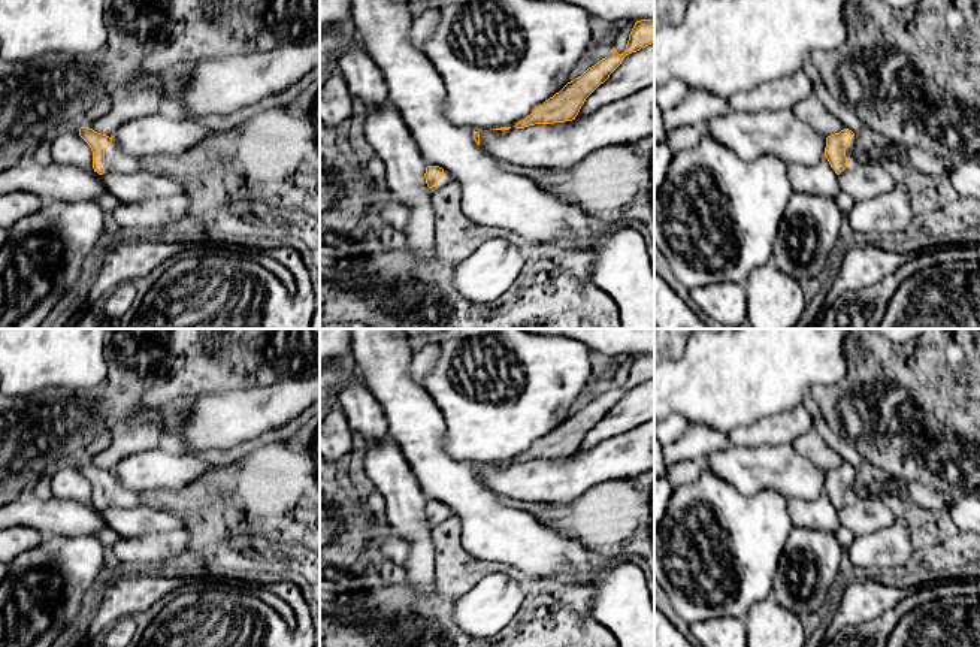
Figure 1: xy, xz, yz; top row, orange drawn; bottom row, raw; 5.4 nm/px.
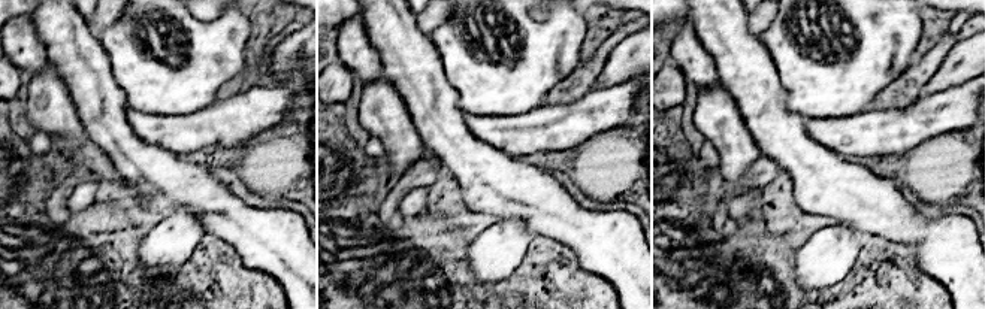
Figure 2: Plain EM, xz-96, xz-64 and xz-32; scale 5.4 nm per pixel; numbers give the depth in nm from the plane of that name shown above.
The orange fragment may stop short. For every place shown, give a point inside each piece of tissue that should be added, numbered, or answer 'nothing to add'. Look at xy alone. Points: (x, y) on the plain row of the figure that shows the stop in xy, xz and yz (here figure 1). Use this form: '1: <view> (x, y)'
1: xy (115, 495)

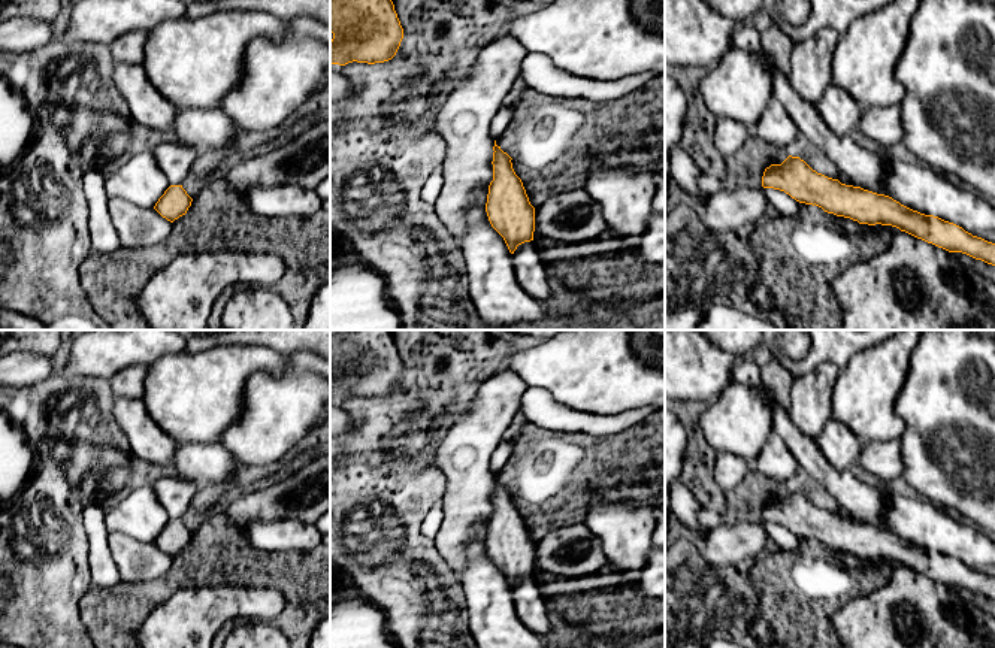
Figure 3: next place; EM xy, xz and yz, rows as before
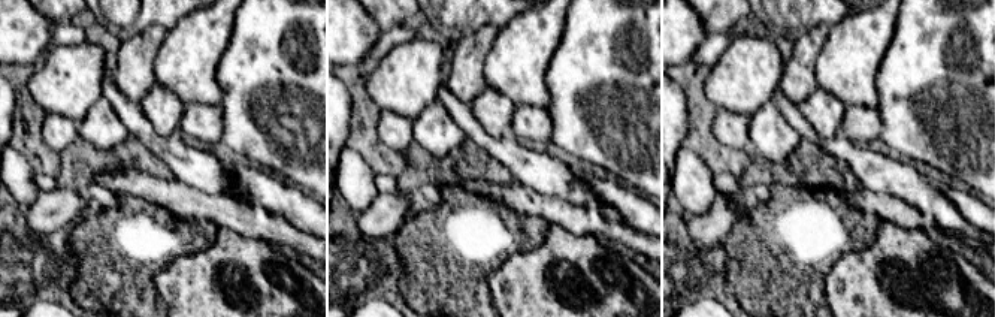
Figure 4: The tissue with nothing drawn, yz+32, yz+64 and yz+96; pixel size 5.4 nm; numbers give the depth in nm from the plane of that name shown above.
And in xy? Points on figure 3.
nothing to add

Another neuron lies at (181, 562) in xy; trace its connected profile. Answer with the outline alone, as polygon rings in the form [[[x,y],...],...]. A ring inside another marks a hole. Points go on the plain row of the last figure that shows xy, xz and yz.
[[[218,512],[208,518],[187,548],[172,557],[169,572],[146,582],[118,582],[112,587],[91,585],[79,602],[79,617],[94,648],[139,648],[134,632],[148,614],[173,593],[193,585],[275,587],[285,594],[285,608],[275,626],[288,638],[309,642],[324,617],[330,615],[330,545],[320,543],[311,551],[258,552],[230,520]]]

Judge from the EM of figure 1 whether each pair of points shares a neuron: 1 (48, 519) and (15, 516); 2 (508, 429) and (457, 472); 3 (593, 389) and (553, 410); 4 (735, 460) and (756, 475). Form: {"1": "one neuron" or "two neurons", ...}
{"1": "one neuron", "2": "two neurons", "3": "two neurons", "4": "one neuron"}

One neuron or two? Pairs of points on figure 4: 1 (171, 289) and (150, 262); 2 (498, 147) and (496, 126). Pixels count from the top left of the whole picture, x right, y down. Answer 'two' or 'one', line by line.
1: two
2: two

